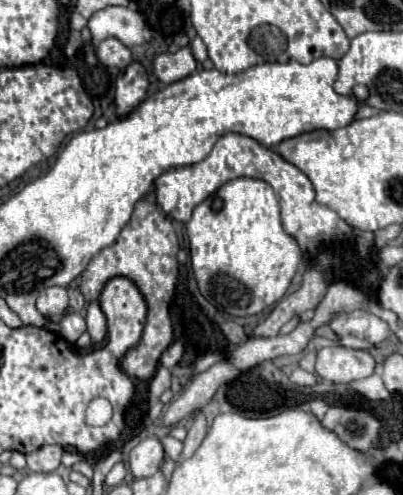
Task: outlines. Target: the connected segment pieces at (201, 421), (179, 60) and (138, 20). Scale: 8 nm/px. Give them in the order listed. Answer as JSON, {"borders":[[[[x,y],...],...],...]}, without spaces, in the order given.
{"borders":[[[[197,411],[193,417],[193,423],[189,427],[187,439],[183,441],[183,455],[193,455],[193,451],[201,445],[201,439],[205,439],[205,433],[207,433],[205,415],[201,411]]],[[[189,47],[179,49],[177,53],[161,53],[153,59],[153,75],[163,83],[175,83],[195,73],[197,63]]],[[[105,7],[105,11],[97,11],[89,19],[87,27],[95,45],[109,37],[119,39],[127,47],[143,45],[151,39],[151,29],[135,7]]]]}

